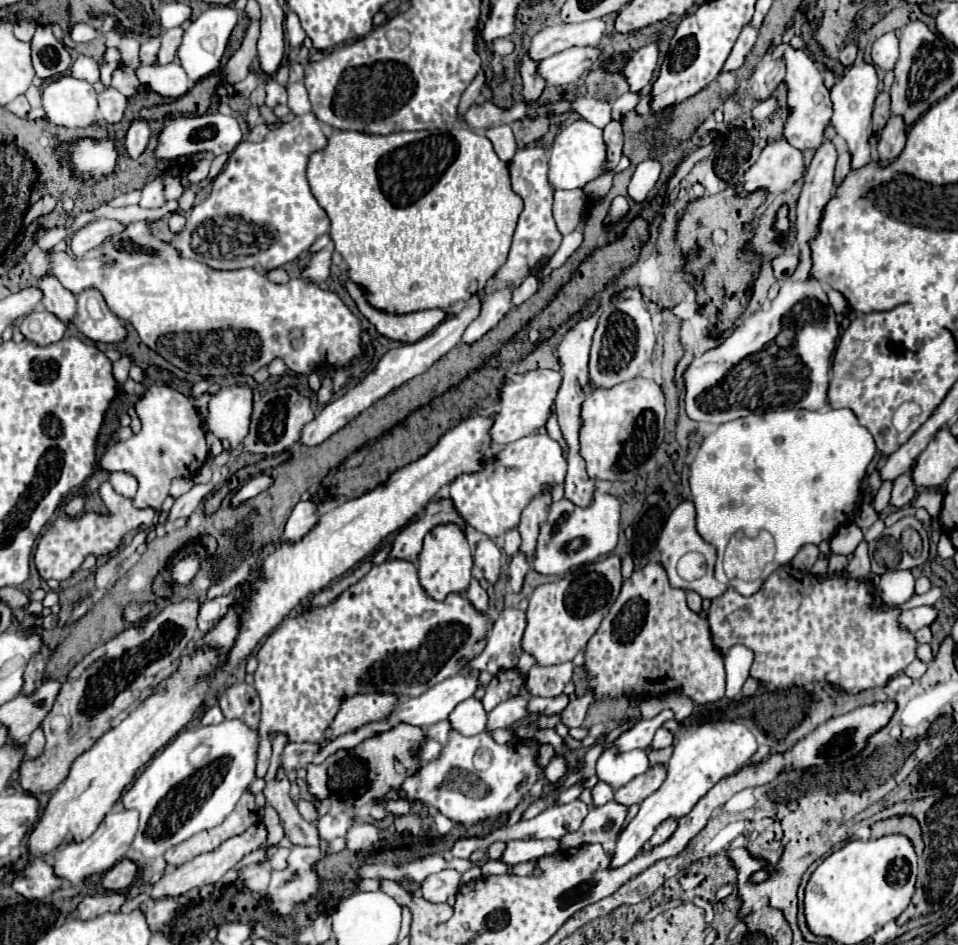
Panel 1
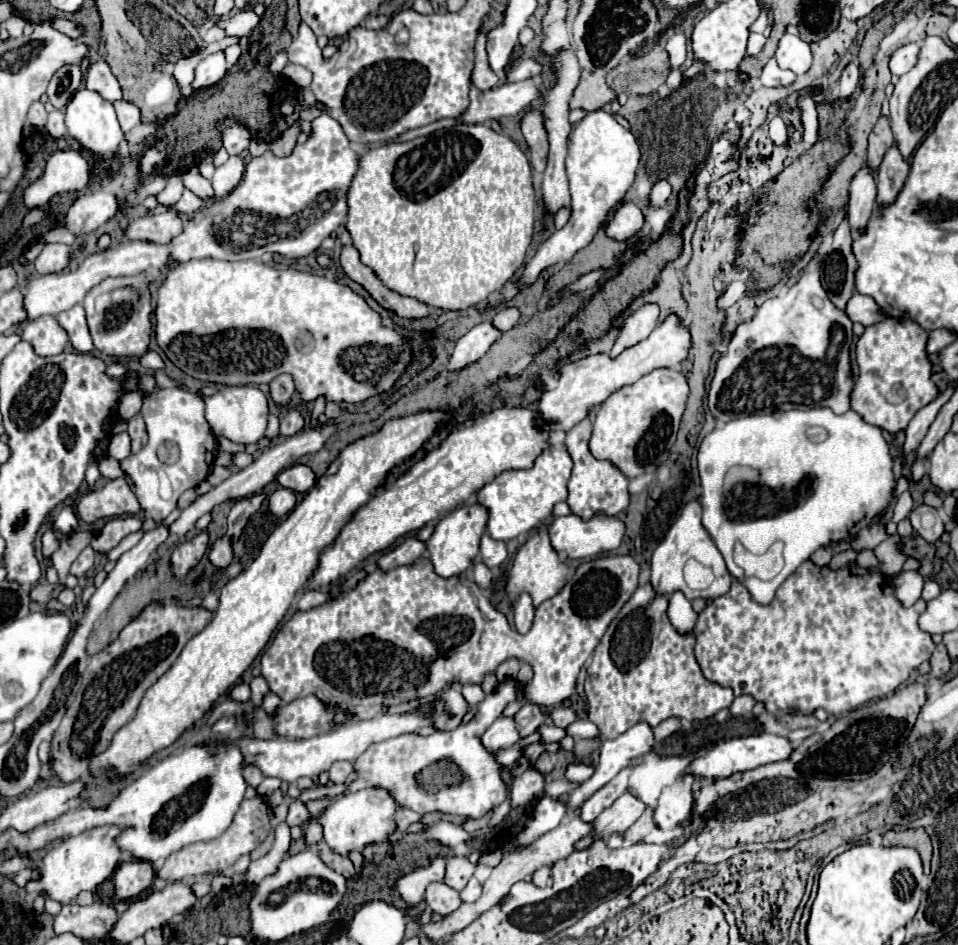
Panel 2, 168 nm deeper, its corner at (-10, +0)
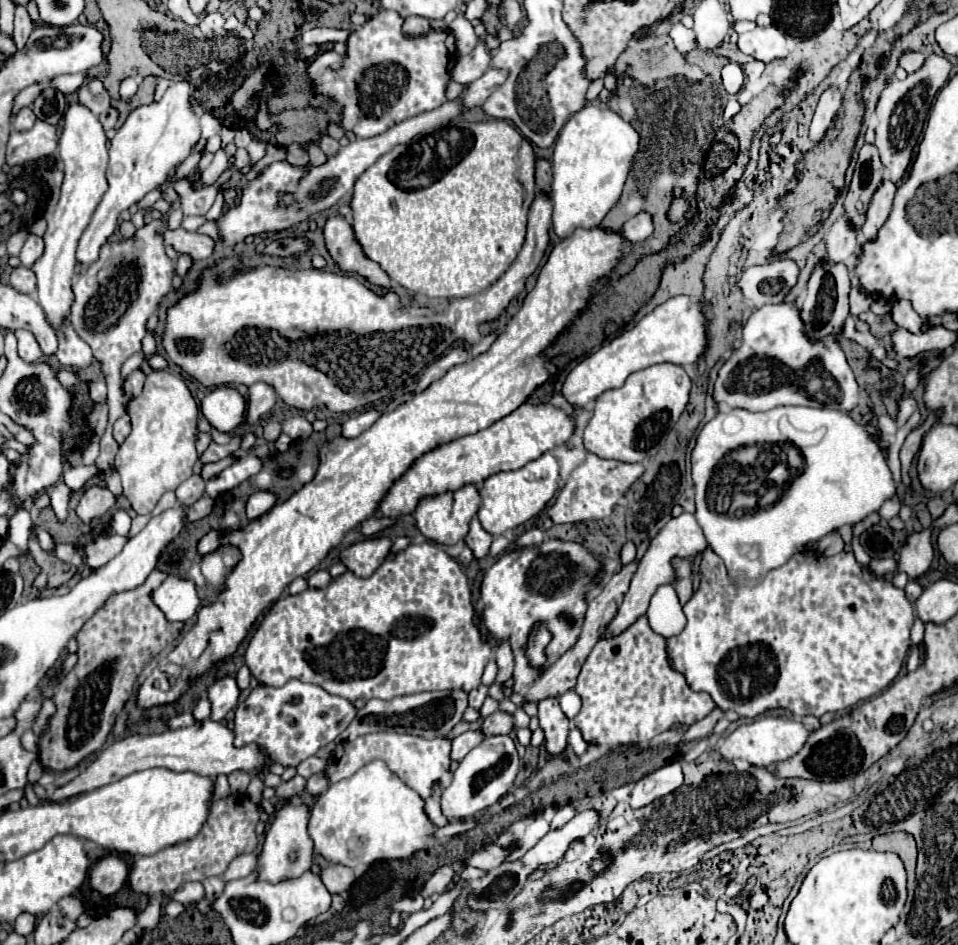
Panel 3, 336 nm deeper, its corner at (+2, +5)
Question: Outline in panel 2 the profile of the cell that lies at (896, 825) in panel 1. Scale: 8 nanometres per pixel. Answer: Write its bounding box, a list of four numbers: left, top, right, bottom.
[884,827,932,873]

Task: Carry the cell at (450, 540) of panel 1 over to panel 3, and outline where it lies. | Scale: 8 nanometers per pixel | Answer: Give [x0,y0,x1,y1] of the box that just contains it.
[414,484,480,544]

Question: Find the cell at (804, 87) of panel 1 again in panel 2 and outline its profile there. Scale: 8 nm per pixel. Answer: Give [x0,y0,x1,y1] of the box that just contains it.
[776,35,812,75]

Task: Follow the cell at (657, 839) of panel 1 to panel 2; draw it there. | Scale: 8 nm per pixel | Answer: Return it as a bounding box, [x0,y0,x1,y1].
[654,775,694,833]

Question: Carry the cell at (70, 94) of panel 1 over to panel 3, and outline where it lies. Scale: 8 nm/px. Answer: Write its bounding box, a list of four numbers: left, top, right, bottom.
[32,102,108,332]

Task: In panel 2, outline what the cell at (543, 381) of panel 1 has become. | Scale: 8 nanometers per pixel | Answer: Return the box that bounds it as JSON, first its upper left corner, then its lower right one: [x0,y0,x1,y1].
[534,315,690,433]

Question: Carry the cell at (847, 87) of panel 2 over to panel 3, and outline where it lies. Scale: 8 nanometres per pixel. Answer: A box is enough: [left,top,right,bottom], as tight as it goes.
[809,88,840,145]

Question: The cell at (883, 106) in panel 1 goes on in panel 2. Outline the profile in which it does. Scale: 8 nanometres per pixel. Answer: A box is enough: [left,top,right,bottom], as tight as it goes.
[868,117,894,169]

